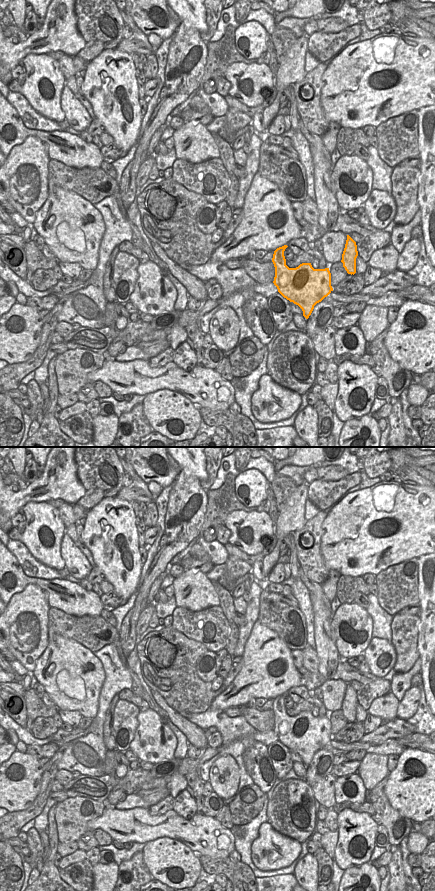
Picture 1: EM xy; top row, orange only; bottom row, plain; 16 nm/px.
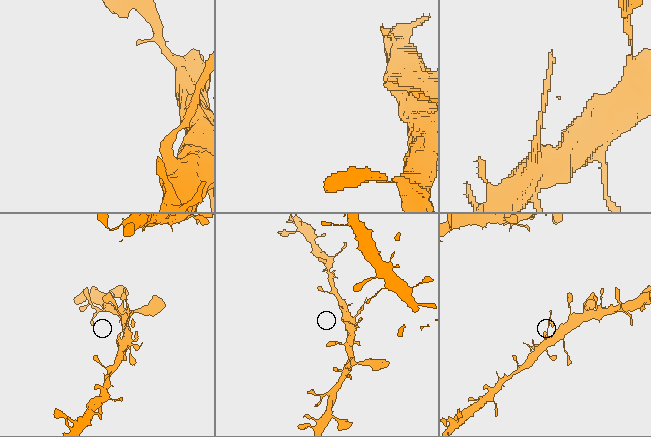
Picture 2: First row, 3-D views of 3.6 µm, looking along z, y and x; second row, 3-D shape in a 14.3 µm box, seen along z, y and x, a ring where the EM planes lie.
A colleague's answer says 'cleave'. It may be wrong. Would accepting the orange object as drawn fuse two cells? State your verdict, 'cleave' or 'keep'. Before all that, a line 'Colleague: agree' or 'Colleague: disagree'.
Colleague: disagree
keep

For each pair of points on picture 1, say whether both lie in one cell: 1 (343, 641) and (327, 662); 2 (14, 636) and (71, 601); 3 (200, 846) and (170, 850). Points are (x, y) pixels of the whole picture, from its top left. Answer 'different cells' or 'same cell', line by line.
1: different cells
2: different cells
3: different cells

